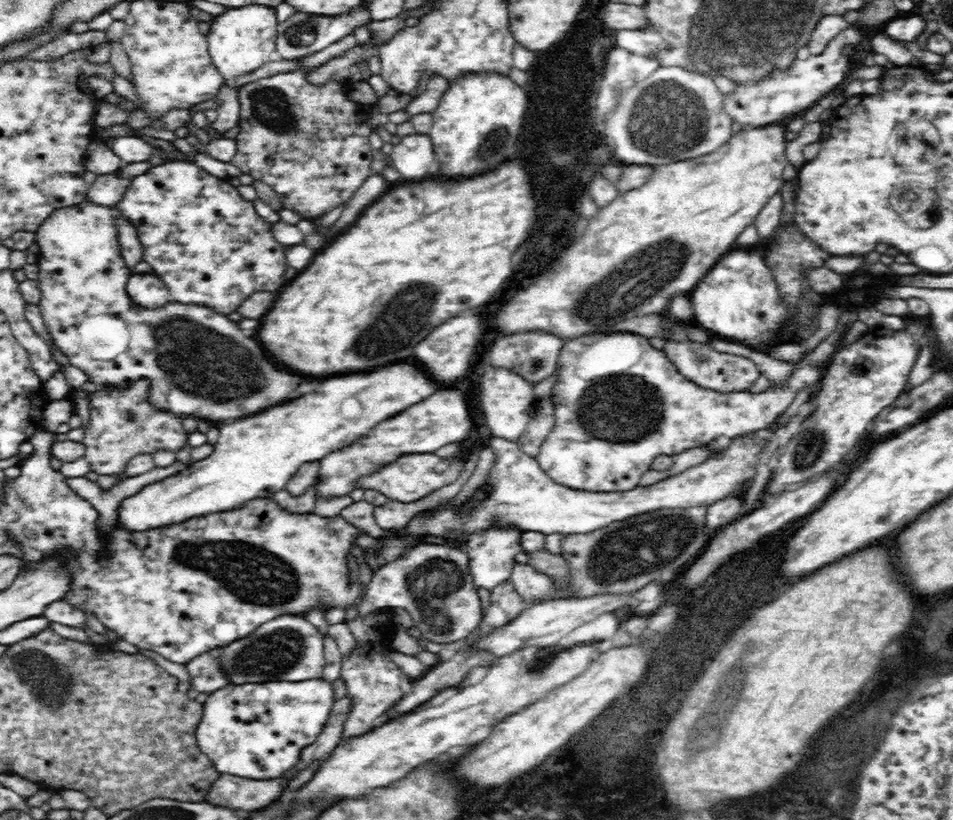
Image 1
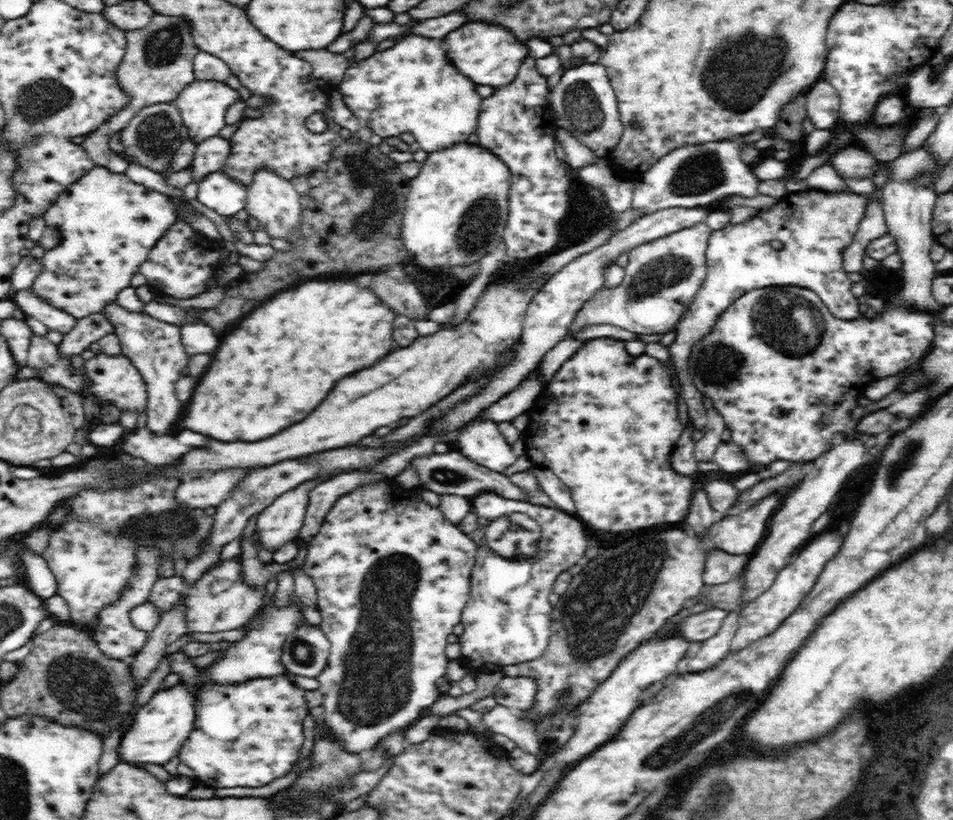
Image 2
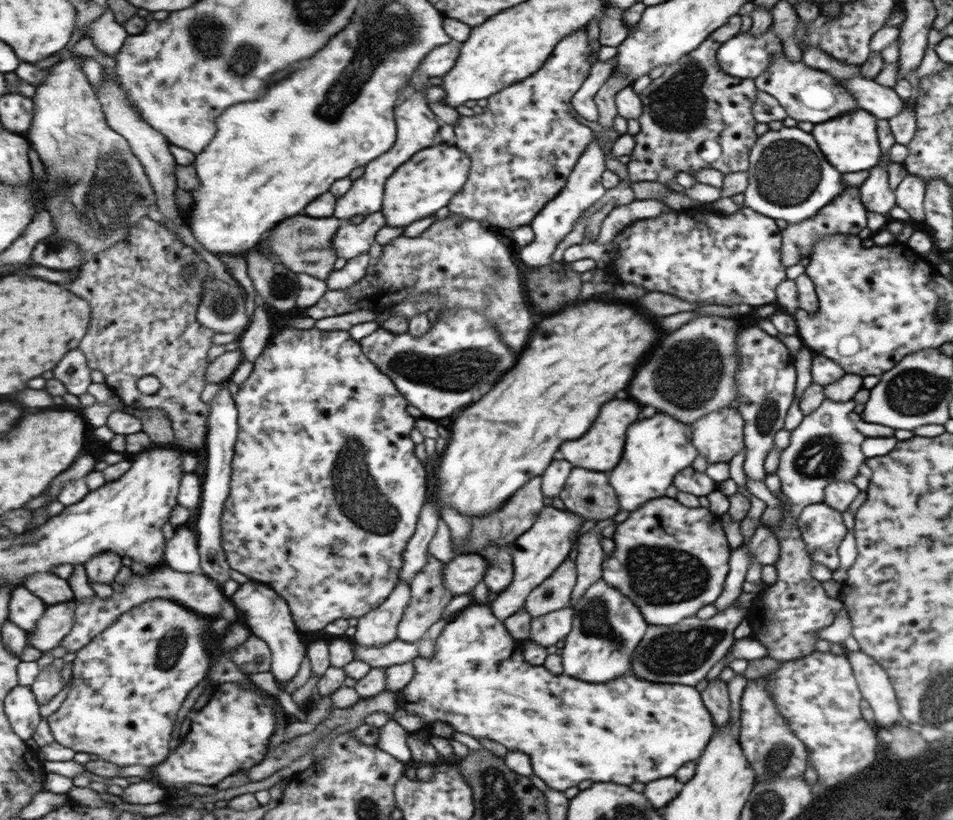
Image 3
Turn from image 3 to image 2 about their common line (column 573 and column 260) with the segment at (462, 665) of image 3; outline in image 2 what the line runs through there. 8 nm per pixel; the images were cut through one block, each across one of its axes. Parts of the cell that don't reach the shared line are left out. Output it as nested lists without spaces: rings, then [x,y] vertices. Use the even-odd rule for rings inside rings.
[[[180,651],[168,656],[171,672],[180,676],[181,684],[196,687],[195,694],[195,724],[192,732],[182,748],[178,758],[182,764],[190,766],[200,780],[209,787],[216,788],[260,788],[268,782],[286,776],[294,762],[300,758],[302,744],[306,740],[303,720],[309,714],[308,704],[304,700],[304,689],[295,685],[287,675],[273,677],[252,677],[239,683],[216,683],[204,679],[204,672],[193,664],[193,658]]]

